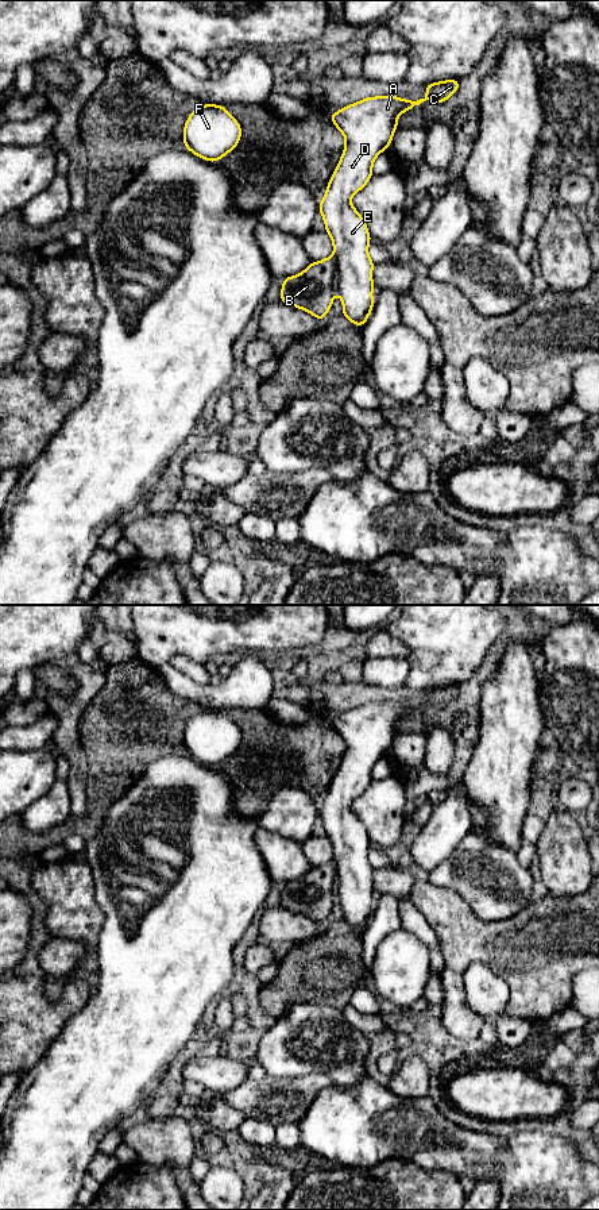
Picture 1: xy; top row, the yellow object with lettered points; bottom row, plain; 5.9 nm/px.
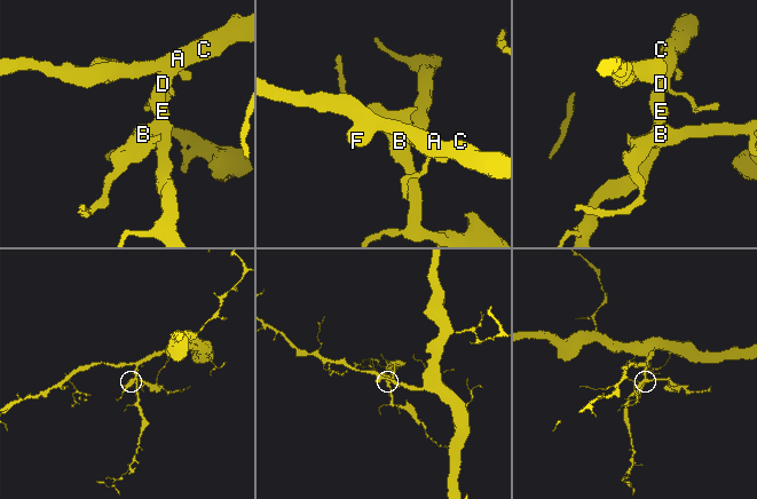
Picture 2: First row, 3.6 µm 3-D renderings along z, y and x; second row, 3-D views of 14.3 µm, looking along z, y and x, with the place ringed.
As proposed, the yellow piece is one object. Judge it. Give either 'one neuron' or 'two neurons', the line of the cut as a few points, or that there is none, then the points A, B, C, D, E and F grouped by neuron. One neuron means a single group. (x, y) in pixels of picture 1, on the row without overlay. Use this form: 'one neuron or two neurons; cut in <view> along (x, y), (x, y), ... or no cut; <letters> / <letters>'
two neurons; cut in xy along (332, 860), (335, 866), (336, 897); A C D E F / B

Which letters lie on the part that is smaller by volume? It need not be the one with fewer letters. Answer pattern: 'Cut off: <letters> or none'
Cut off: B

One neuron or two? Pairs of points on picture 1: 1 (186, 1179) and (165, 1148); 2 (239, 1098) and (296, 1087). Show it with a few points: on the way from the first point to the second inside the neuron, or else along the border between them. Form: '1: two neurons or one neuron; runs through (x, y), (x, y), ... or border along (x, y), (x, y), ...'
1: one neuron; runs through (181, 1171), (180, 1163), (173, 1156)
2: one neuron; runs through (252, 1098), (282, 1098)

